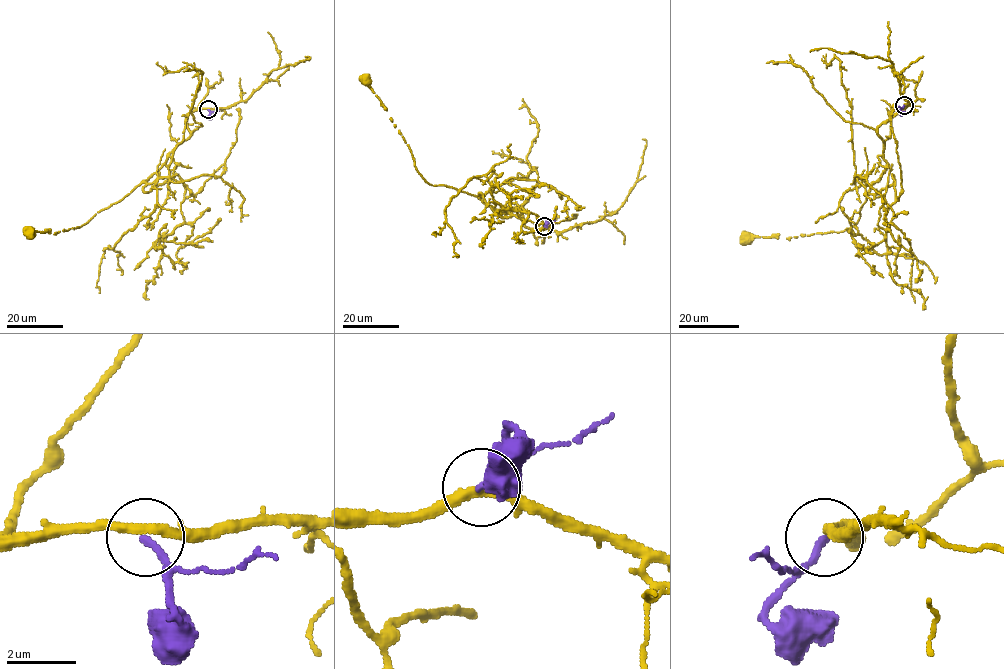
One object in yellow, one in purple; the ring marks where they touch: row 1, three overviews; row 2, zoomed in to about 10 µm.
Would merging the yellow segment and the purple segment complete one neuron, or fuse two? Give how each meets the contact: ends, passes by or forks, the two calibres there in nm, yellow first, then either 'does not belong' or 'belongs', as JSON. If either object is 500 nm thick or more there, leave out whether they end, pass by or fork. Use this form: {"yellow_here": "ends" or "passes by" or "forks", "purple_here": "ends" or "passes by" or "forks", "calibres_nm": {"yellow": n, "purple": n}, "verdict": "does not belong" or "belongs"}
{"yellow_here": "passes by", "purple_here": "ends", "calibres_nm": {"yellow": 280, "purple": 190}, "verdict": "does not belong"}

